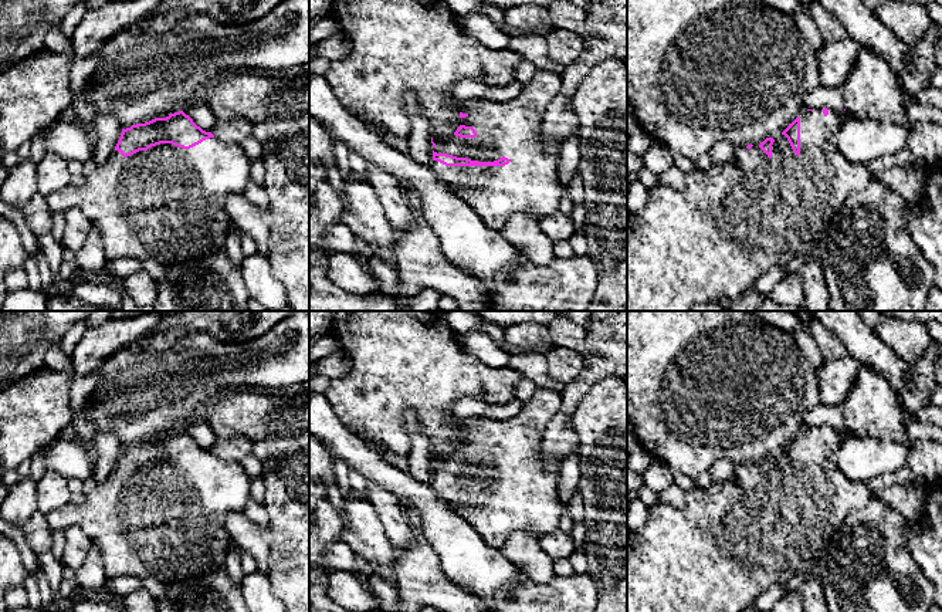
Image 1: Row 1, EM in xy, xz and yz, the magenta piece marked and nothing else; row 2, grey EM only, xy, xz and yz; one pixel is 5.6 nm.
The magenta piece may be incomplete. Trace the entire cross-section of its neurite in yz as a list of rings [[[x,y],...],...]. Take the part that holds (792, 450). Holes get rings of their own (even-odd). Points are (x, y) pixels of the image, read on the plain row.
[[[827,426],[804,427],[776,457],[766,456],[759,464],[733,464],[731,477],[721,484],[712,484],[705,490],[694,487],[687,491],[687,506],[684,508],[675,508],[663,501],[648,508],[644,527],[638,531],[627,530],[627,612],[742,612],[770,586],[786,584],[797,574],[816,571],[831,532],[840,528],[851,510],[865,507],[872,498],[863,480],[847,479],[833,461],[833,452],[848,436],[853,435],[846,427],[843,430]]]

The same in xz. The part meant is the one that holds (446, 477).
[[[538,389],[511,419],[471,416],[460,420],[460,444],[448,456],[431,456],[430,487],[485,541],[501,550],[516,531],[536,537],[559,527],[560,466],[542,457],[545,430],[562,405],[562,393]]]

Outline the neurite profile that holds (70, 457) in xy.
[[[65,435],[48,443],[44,449],[45,470],[82,481],[92,477],[96,453],[91,446]]]

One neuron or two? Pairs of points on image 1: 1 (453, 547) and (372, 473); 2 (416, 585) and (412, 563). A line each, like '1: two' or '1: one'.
1: one
2: one

